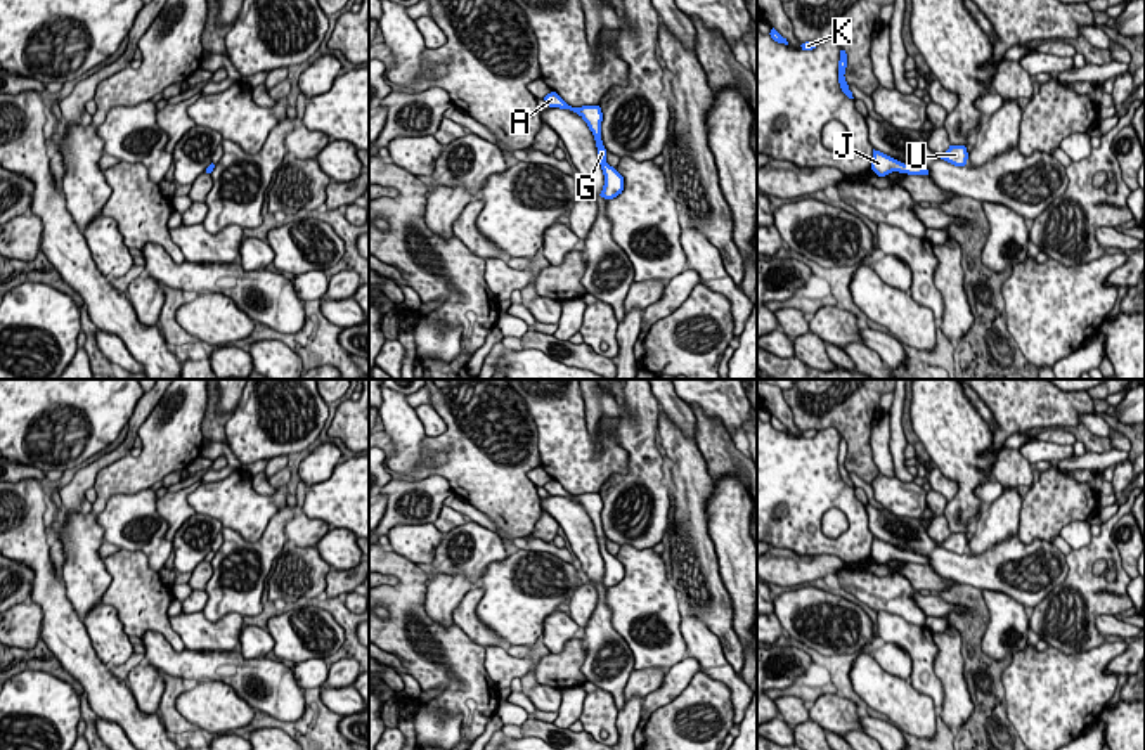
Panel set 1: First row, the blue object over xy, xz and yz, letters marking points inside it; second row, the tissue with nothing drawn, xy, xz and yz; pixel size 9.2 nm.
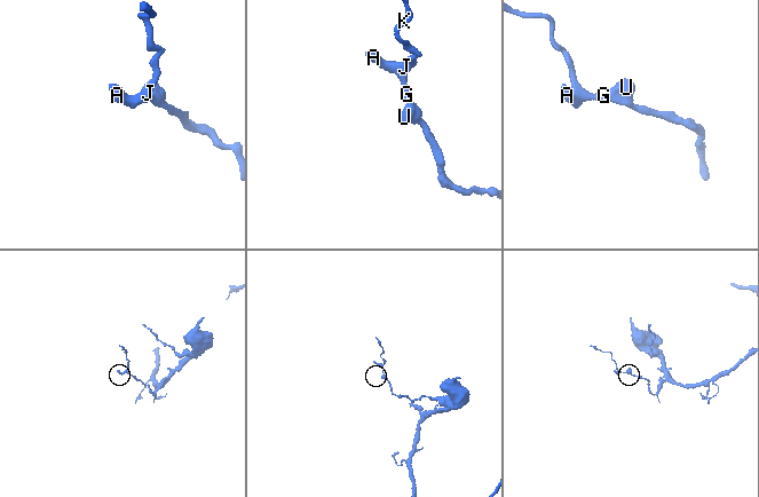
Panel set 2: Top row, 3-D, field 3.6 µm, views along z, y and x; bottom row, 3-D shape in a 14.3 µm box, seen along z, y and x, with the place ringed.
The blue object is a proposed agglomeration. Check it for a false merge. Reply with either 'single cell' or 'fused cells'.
single cell

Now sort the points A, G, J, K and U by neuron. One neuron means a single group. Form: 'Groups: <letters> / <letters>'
Groups: A G J K U

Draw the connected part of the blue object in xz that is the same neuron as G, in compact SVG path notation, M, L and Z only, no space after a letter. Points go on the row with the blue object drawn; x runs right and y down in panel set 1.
M556 92L547 94L544 100L549 107L570 109L577 113L587 123L589 130L594 135L599 165L605 175L605 185L599 196L605 199L613 199L618 194L622 194L624 177L606 163L606 149L601 140L601 121L603 121L601 107L599 106L572 107Z

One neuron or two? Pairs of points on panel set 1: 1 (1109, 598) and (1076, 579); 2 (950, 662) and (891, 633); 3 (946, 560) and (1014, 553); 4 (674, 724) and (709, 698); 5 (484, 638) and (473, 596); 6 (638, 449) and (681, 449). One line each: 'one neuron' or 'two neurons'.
1: one neuron
2: two neurons
3: one neuron
4: one neuron
5: one neuron
6: two neurons

